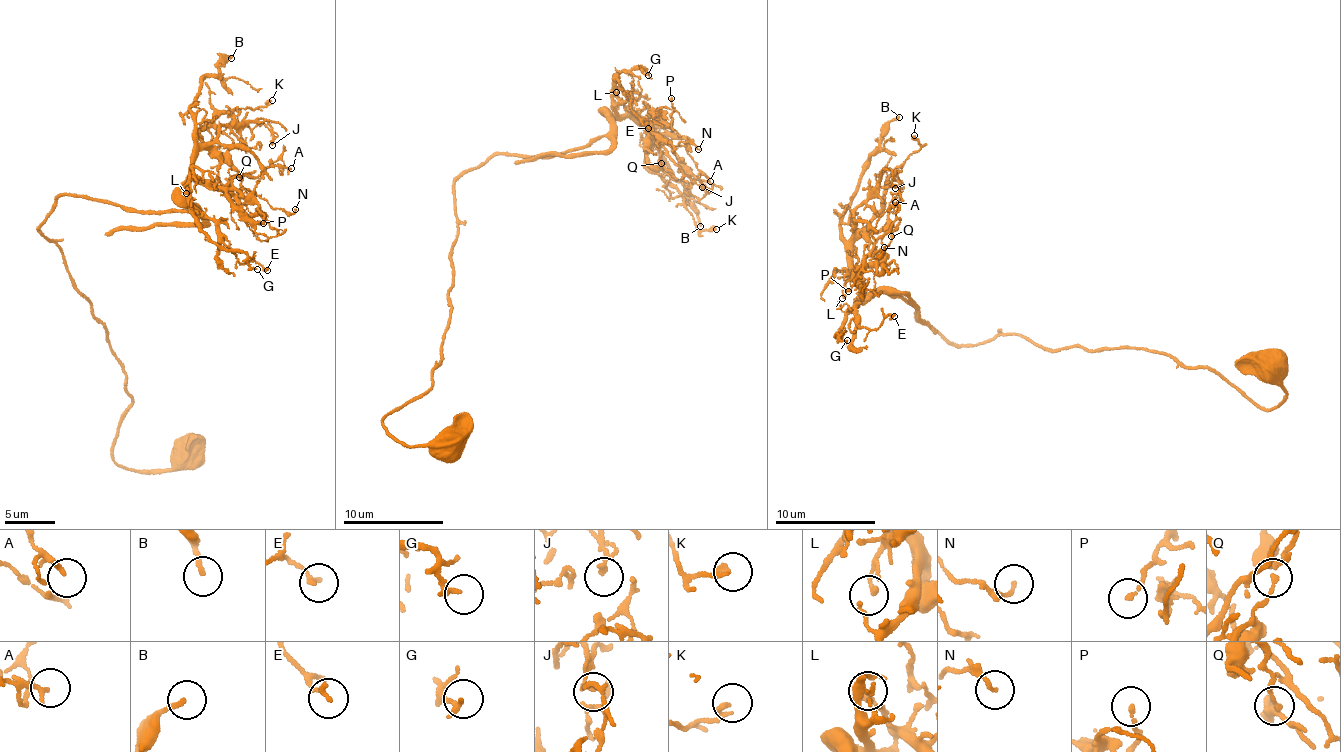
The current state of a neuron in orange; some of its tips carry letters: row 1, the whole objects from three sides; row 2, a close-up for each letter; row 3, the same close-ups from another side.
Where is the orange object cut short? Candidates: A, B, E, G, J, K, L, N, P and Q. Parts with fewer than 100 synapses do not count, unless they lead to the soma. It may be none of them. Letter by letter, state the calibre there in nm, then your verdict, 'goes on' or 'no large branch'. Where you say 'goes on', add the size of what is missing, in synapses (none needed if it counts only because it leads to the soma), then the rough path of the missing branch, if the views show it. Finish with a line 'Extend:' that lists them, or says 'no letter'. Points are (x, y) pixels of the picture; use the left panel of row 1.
A: 180 nm | no large branch
B: 160 nm | no large branch
E: 170 nm | no large branch
G: 200 nm | no large branch
J: 120 nm | no large branch
K: 200 nm | no large branch
L: 220 nm | no large branch
N: 160 nm | no large branch
P: 130 nm | no large branch
Q: 130 nm | no large branch
Extend: no letter

